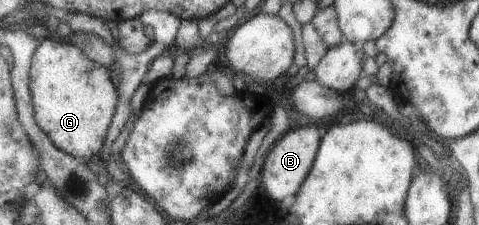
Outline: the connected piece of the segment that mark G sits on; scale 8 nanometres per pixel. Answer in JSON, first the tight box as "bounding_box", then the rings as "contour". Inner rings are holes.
{"bounding_box":[31,35,119,161],"contour":[[[55,35],[45,38],[34,56],[31,67],[31,92],[38,125],[61,150],[84,161],[105,154],[109,129],[119,108],[119,87],[114,85],[110,70],[88,57],[88,54],[76,44],[64,43]]]}

